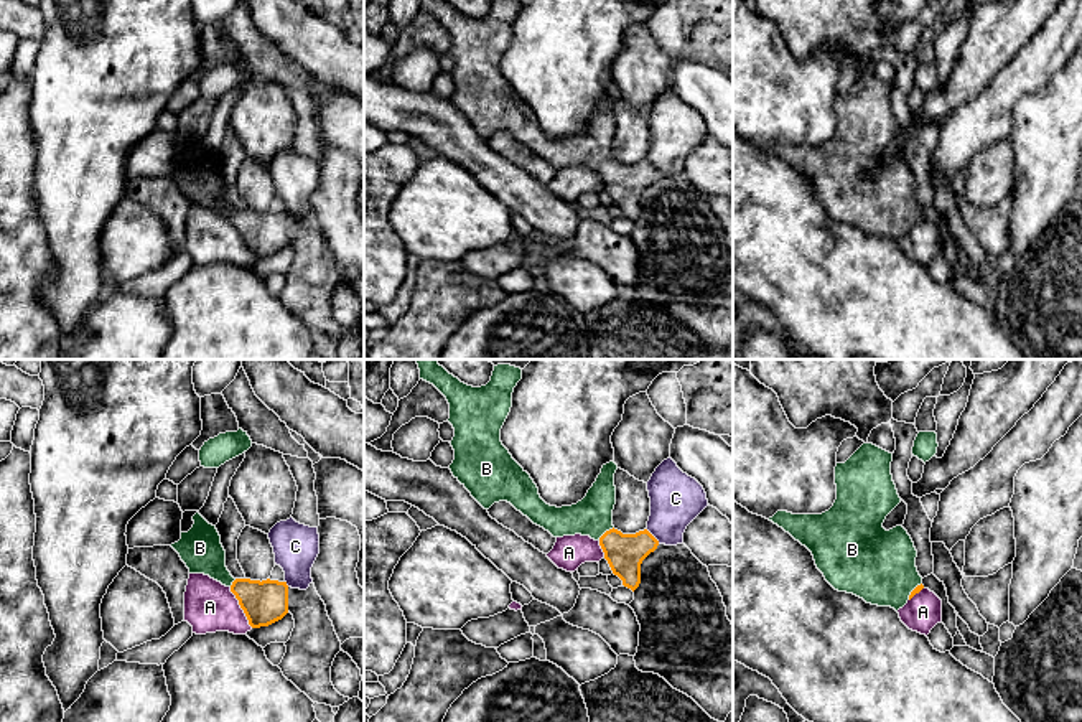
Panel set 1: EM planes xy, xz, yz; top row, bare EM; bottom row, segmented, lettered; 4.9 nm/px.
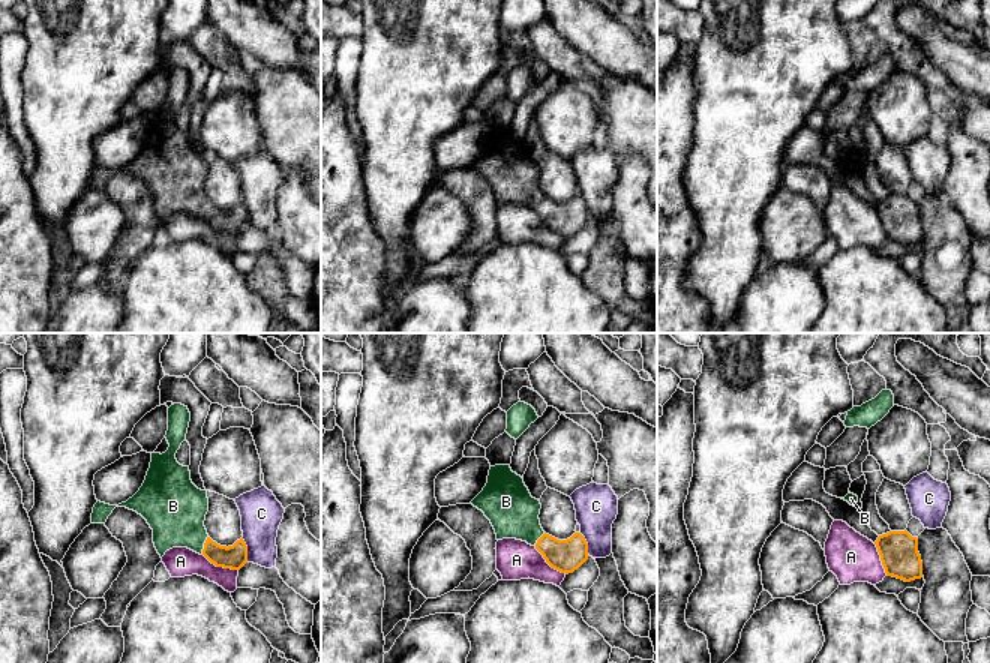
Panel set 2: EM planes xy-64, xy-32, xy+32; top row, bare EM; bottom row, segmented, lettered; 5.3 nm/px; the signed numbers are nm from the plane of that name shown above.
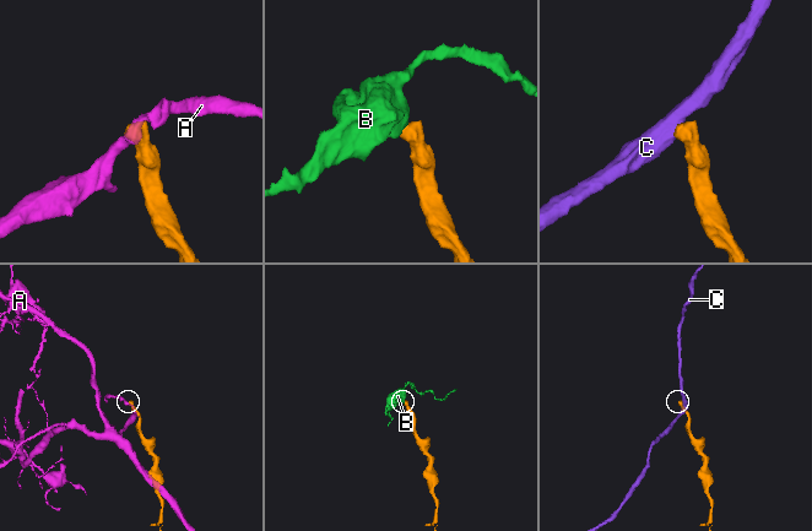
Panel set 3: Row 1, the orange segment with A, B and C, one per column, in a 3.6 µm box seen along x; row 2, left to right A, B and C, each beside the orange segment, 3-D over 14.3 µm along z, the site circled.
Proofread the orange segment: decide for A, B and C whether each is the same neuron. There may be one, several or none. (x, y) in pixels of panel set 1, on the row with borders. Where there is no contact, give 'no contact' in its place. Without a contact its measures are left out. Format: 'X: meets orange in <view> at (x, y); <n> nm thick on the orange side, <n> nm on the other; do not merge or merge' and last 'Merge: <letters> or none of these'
A: meets orange in xy at (241, 607); 220 nm thick on the orange side, 240 nm on the other; do not merge
B: meets orange in xz at (605, 533); 190 nm thick on the orange side, 190 nm on the other; merge
C: meets orange in xz at (652, 536); 190 nm thick on the orange side, 260 nm on the other; do not merge
Merge: B

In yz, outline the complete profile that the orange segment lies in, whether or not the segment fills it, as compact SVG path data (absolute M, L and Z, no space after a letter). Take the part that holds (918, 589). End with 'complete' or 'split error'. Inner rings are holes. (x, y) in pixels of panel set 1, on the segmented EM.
M863 443L845 463L835 466L837 499L822 514L777 511L769 521L805 546L825 580L838 592L853 593L866 603L902 608L922 585L916 567L917 551L907 531L883 527L886 516L901 503L891 475L893 453Z; split error

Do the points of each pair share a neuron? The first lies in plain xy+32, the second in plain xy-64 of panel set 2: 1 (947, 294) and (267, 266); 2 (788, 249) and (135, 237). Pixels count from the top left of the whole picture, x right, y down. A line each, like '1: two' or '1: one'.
1: one
2: two

